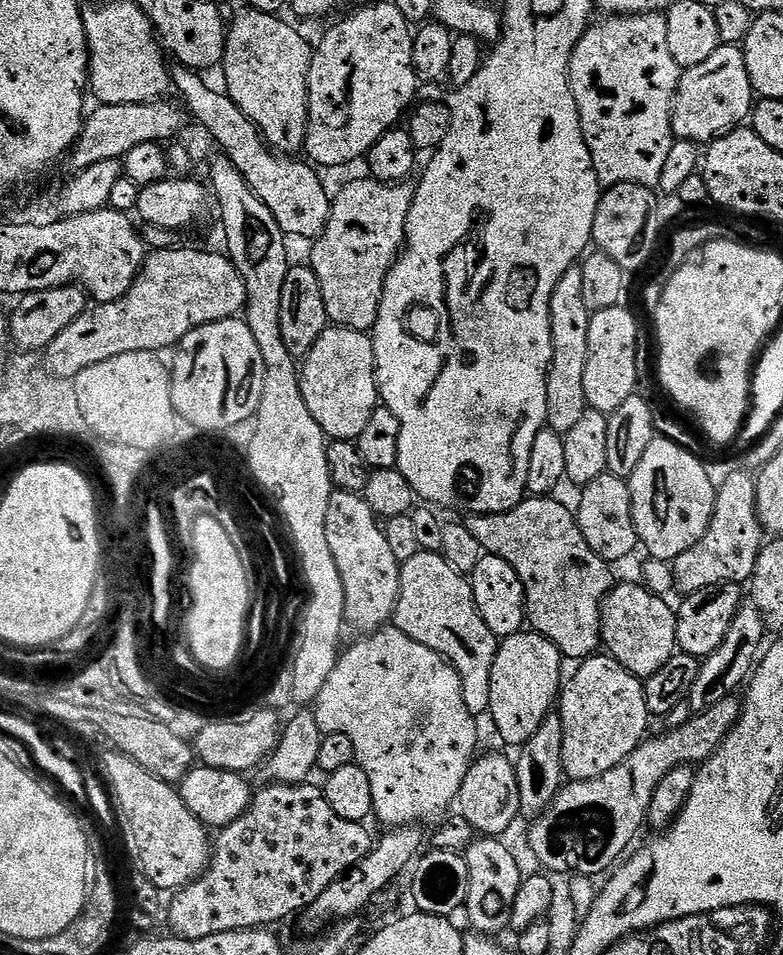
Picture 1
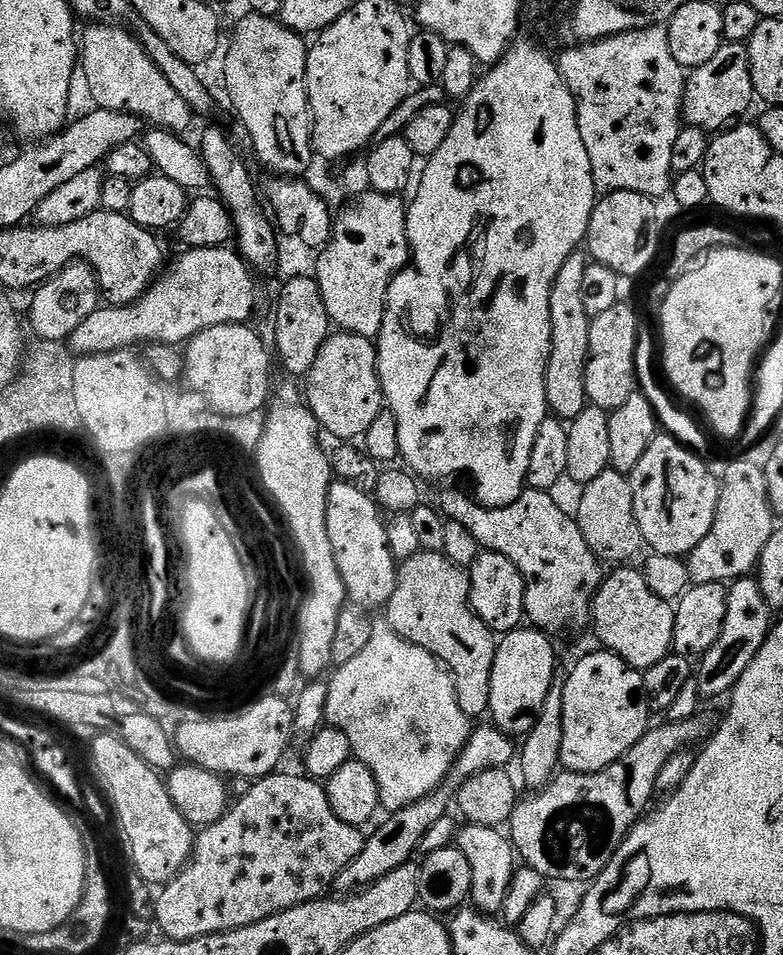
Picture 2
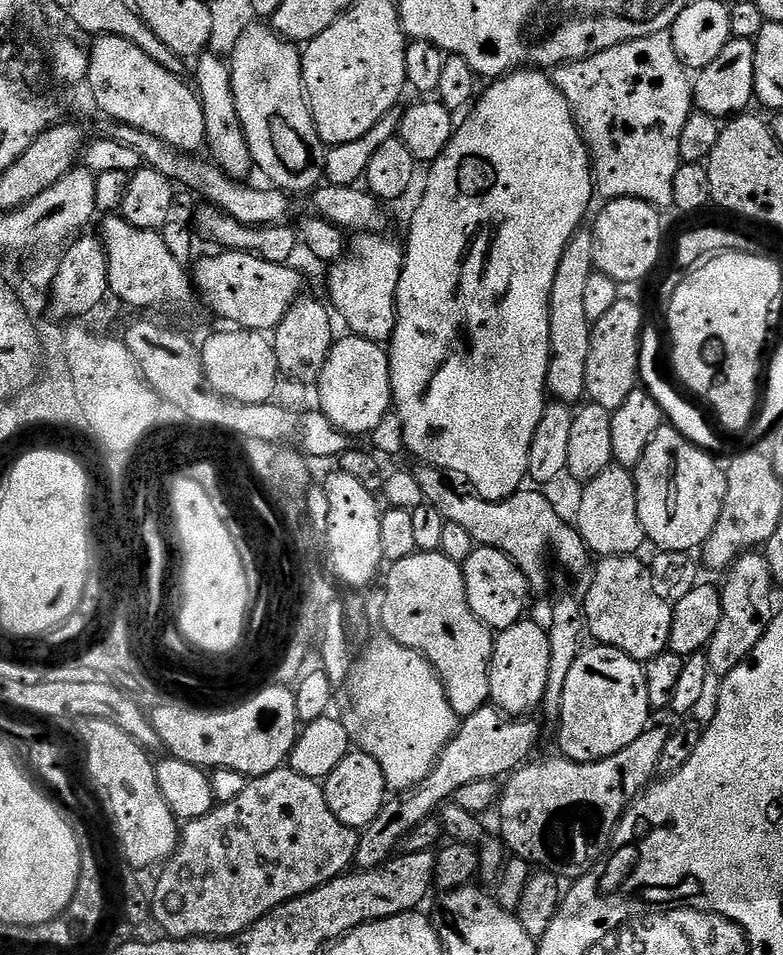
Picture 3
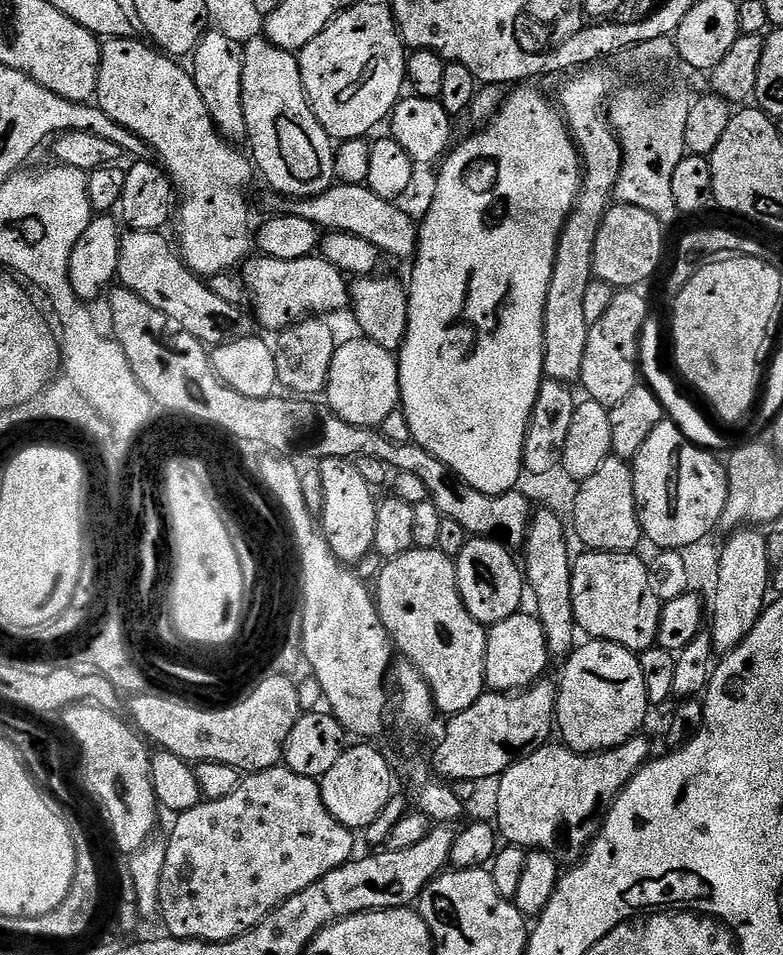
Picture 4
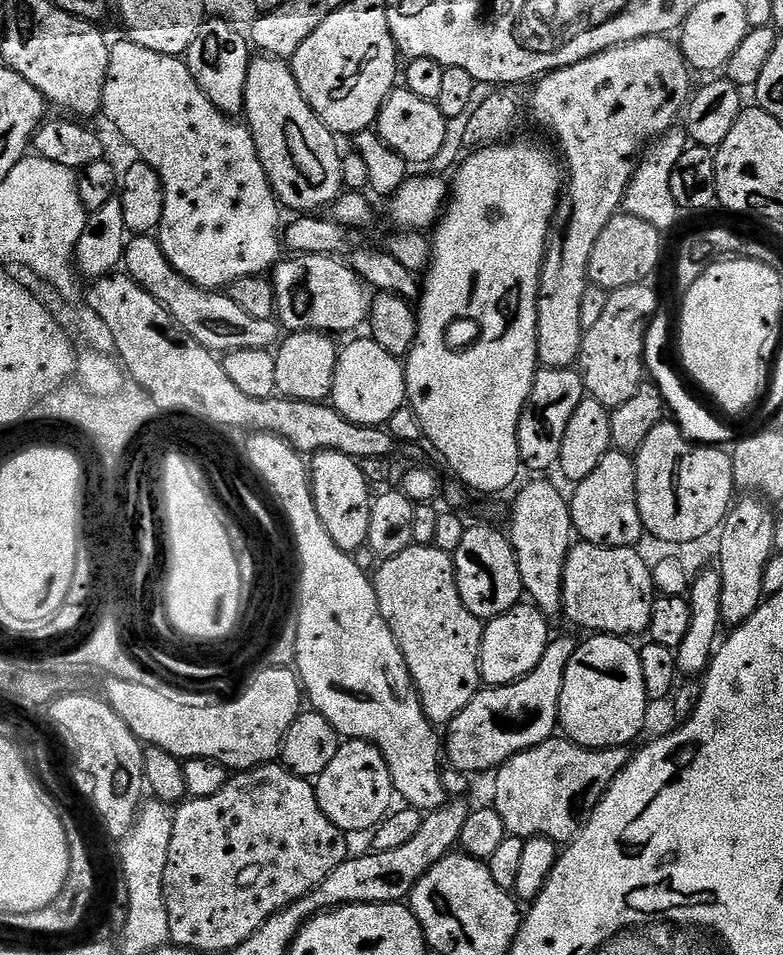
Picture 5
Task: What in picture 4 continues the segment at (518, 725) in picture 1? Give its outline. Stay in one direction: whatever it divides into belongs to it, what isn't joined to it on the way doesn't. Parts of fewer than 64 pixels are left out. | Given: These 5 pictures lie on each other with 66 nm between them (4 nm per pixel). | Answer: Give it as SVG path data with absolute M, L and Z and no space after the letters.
M521 610L488 628L485 685L494 692L519 692L545 675L550 661L548 643L539 616Z

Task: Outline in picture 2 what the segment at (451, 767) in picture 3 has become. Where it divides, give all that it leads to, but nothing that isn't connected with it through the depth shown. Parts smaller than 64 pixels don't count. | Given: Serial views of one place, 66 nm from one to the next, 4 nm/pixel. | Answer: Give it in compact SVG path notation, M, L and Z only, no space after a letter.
M495 726L487 727L480 728L477 732L475 729L469 735L466 746L460 751L460 757L454 762L450 774L429 796L410 806L402 806L397 812L391 813L387 817L389 820L382 821L373 830L372 836L370 832L358 858L354 858L354 862L350 862L350 866L346 866L346 870L342 870L342 874L338 874L334 885L335 891L340 891L337 893L351 894L361 888L367 888L368 885L381 880L386 874L390 874L390 870L398 870L398 866L409 863L413 859L412 855L417 855L422 842L422 834L426 834L426 830L430 830L430 825L438 822L438 818L449 815L448 807L453 807L456 793L468 779L474 774L480 774L491 768L504 768L511 760L513 763L518 752L513 737L505 736Z

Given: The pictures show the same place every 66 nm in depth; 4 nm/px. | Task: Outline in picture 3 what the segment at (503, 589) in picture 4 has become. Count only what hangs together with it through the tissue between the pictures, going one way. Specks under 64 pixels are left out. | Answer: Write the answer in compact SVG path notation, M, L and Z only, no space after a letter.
M477 546L462 567L470 610L474 610L474 614L487 628L503 630L525 619L524 607L528 604L530 585L519 566L505 552Z

